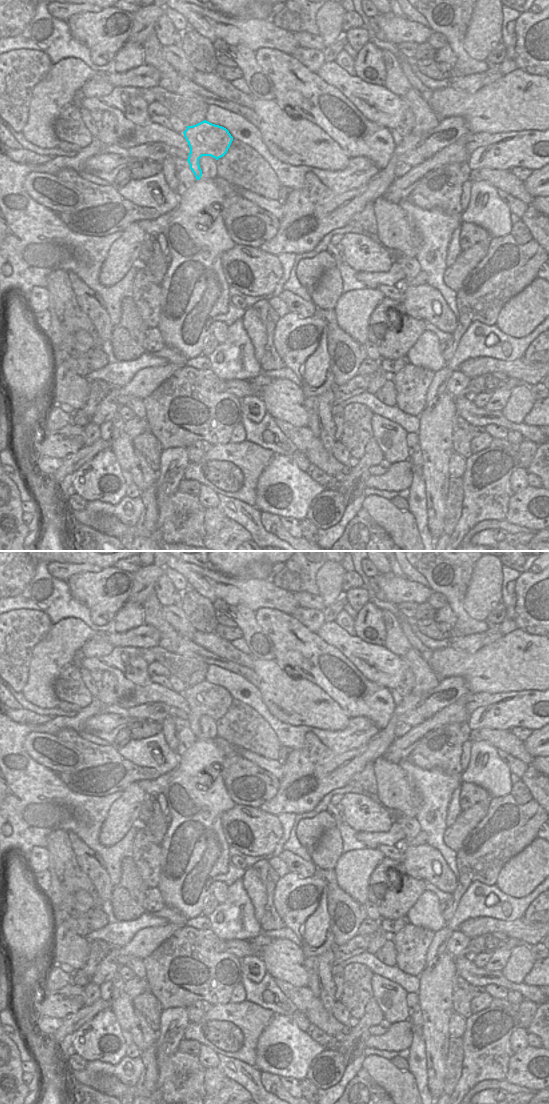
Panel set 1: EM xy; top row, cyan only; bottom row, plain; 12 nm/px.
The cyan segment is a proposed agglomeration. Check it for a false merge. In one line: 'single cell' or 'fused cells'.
single cell

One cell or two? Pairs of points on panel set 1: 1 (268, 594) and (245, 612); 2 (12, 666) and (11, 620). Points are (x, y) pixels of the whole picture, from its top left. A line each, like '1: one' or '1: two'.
1: two
2: one

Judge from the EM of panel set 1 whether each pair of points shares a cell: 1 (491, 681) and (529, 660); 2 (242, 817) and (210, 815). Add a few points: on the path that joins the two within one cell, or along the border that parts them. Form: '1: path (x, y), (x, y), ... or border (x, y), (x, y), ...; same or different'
1: path (500, 672), (507, 665), (520, 661); same
2: border (235, 805), (222, 815), (222, 832), (225, 839); different

